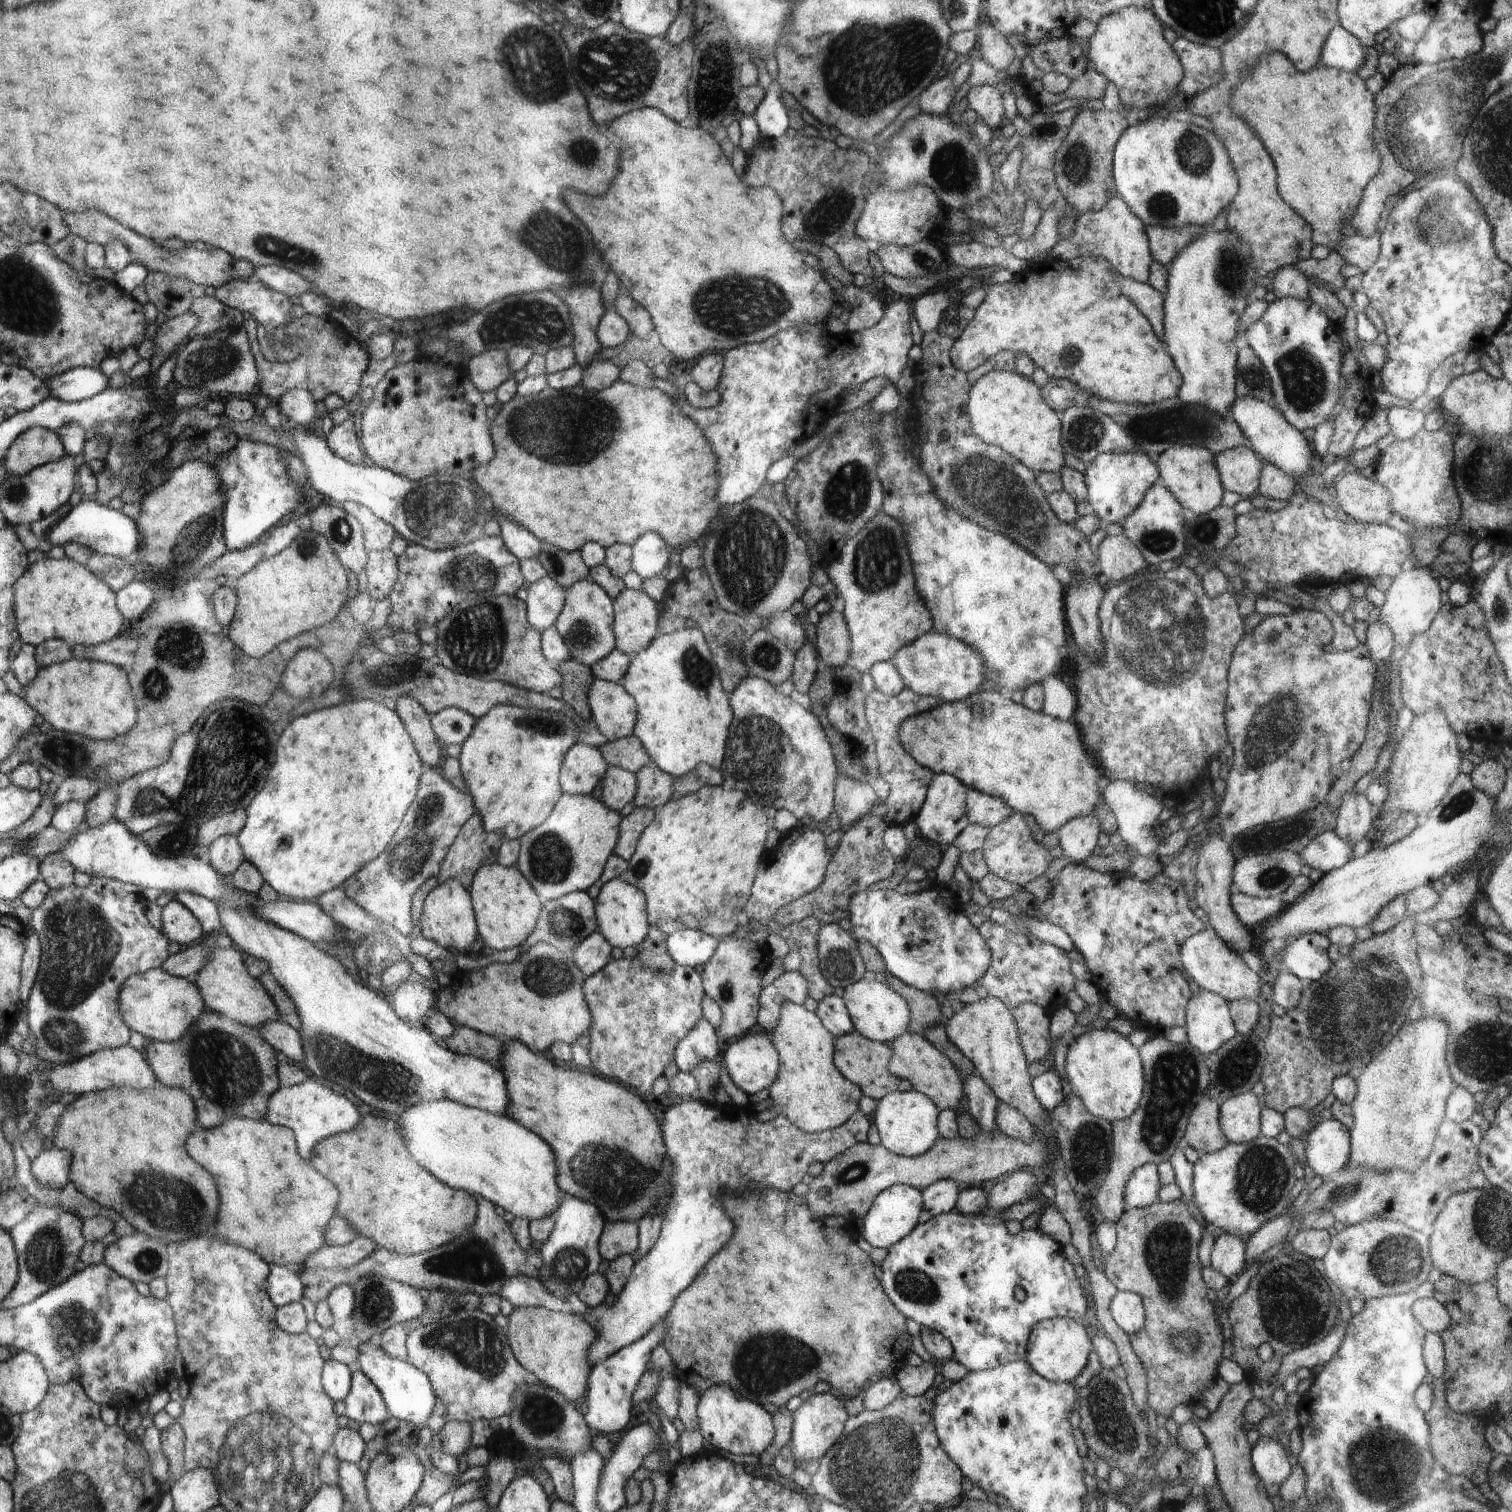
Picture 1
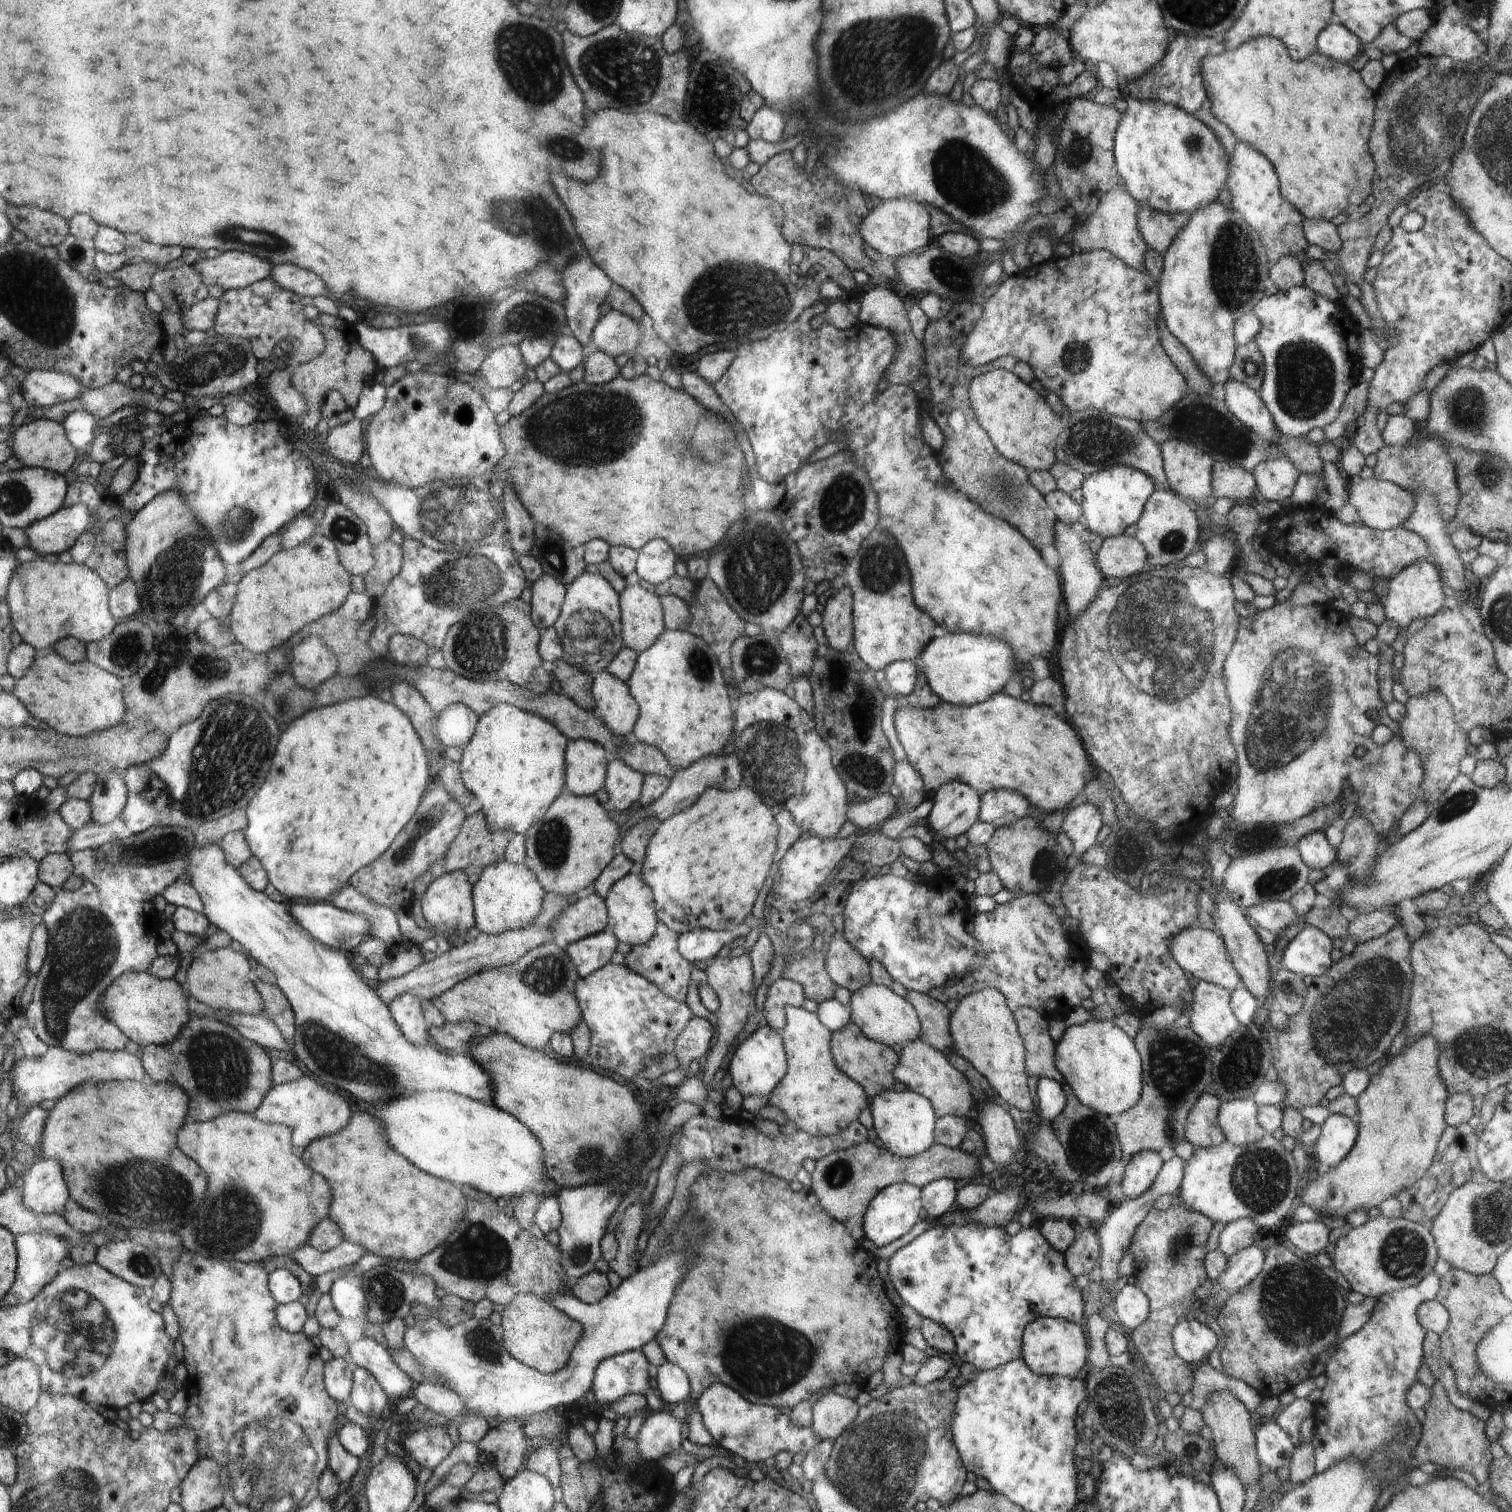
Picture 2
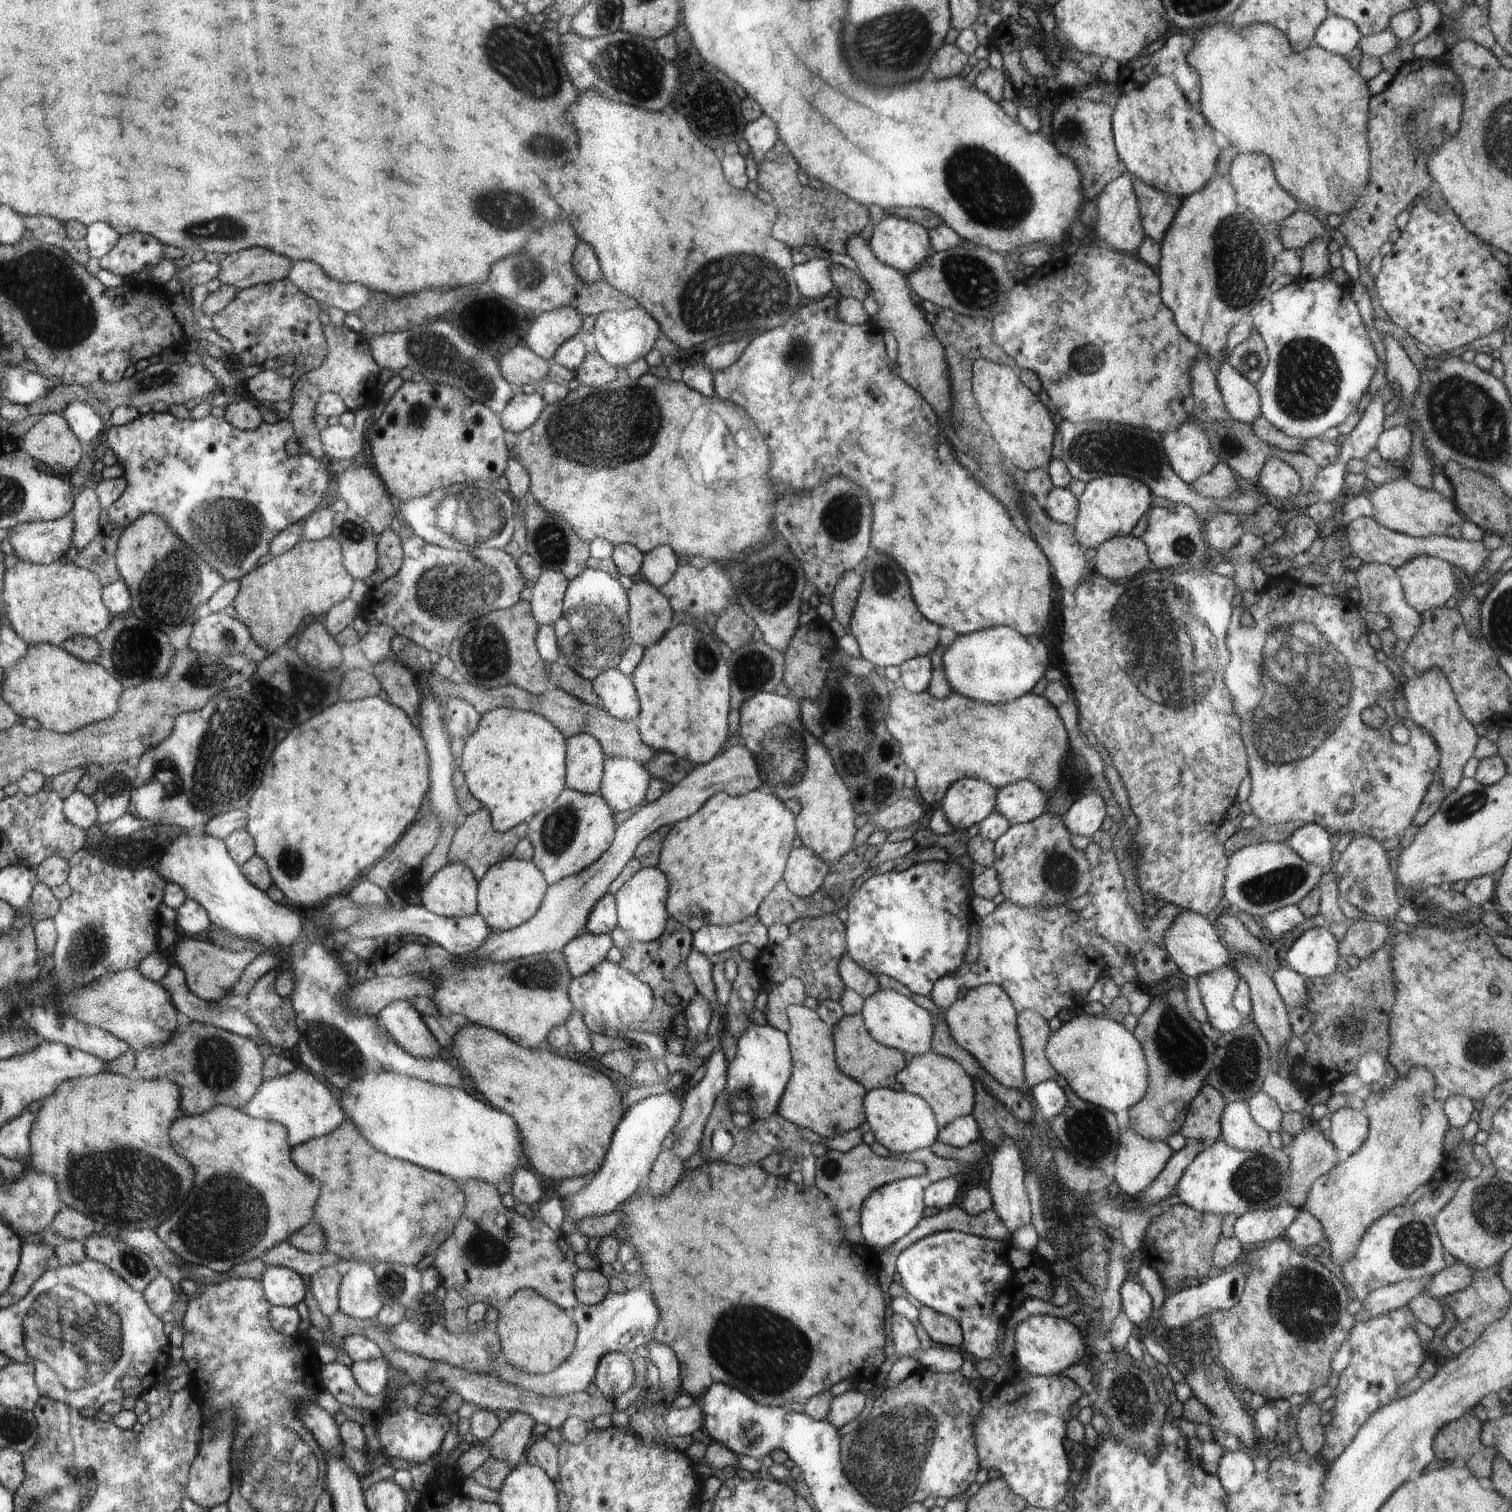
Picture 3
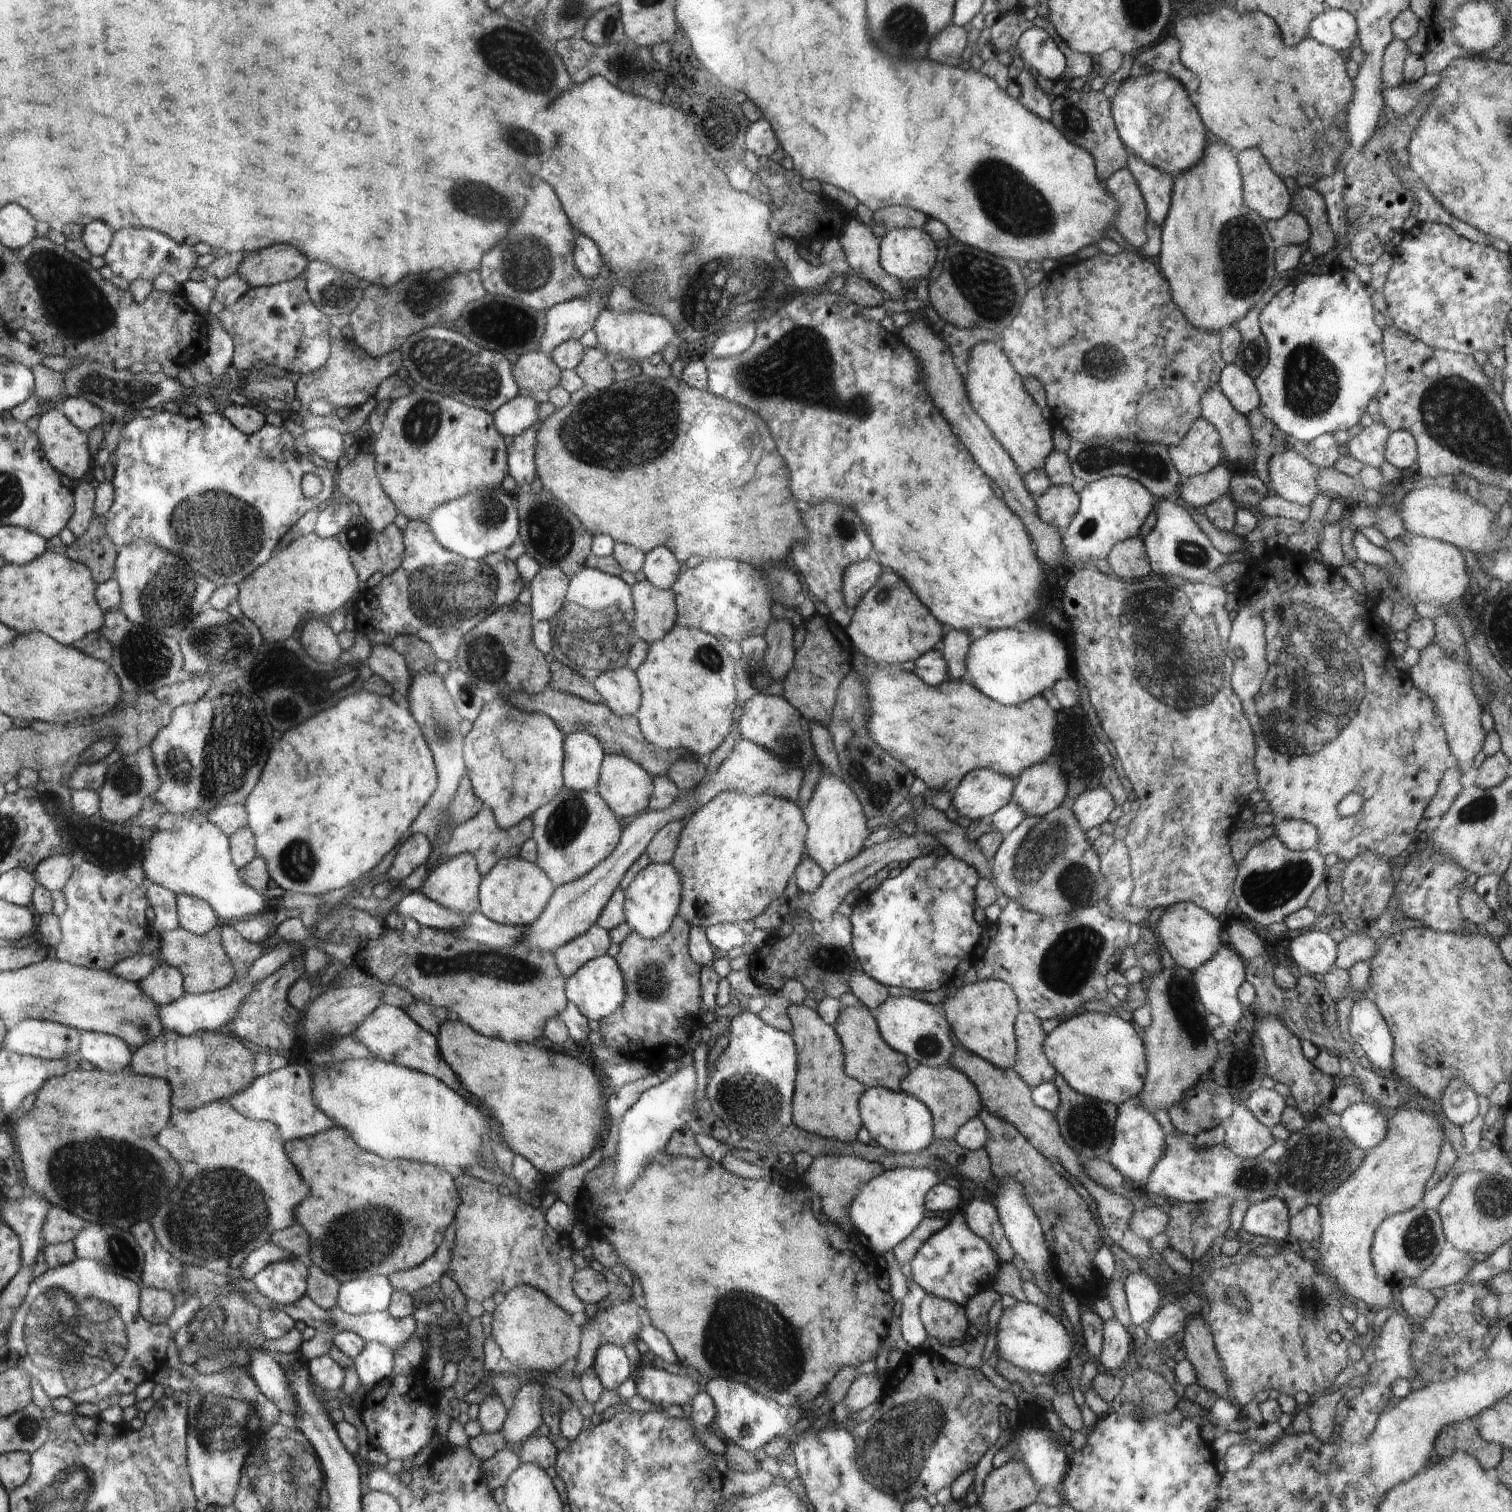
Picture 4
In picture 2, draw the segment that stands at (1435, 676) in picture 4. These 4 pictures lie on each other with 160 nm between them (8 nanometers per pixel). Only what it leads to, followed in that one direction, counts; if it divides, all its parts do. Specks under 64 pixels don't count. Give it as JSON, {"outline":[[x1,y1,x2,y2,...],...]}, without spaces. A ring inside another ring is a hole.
{"outline":[[1427,691,1403,700,1406,714,1398,729,1405,747,1415,751,1421,759,1424,777,1421,783,1422,797,1433,807,1450,784,1461,774,1459,765,1467,755,1471,744,1468,734,1455,722,1452,706,1439,691]]}

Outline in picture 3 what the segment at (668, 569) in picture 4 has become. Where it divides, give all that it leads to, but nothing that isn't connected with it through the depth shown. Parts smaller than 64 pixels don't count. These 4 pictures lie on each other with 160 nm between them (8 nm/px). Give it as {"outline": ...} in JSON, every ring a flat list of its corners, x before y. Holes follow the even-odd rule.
{"outline":[[660,546,660,548,656,548,656,552,648,552,643,556,644,561,640,577,658,588,666,582,670,582,674,572,681,564,681,561,674,556,674,552,668,546]]}

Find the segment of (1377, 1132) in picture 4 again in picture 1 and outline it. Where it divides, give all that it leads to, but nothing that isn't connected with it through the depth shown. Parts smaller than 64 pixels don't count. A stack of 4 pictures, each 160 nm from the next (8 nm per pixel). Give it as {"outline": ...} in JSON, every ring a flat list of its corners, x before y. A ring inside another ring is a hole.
{"outline":[[1334,1117,1320,1120,1310,1132,1305,1152,1307,1165,1316,1175,1328,1176,1348,1166,1351,1153,1349,1132,1349,1128]]}

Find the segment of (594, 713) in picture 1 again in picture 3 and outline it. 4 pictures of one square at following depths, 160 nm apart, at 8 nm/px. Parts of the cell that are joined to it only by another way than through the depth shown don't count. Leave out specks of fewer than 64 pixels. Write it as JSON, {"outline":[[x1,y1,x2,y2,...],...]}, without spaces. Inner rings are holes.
{"outline":[[619,669,602,672,591,682,602,700,601,707,620,721,636,721,639,716,638,690,626,673]]}

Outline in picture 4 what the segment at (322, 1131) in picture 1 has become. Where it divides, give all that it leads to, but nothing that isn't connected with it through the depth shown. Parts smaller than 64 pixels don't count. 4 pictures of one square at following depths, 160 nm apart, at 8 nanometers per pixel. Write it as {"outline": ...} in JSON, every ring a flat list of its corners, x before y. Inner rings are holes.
{"outline":[[288,1064,285,1068,260,1076,246,1091,232,1096,226,1103,241,1114,244,1112,246,1118,252,1116,256,1120,274,1122,284,1140,306,1138,332,1126,332,1120,316,1105,315,1081,310,1078,308,1070,298,1064]]}

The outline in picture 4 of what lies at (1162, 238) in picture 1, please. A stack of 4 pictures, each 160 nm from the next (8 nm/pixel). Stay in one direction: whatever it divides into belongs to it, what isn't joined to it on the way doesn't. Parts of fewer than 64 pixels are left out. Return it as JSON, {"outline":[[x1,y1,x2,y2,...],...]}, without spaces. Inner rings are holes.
{"outline":[[1131,153,1127,167,1134,175,1147,204,1149,219,1162,228,1171,205,1173,178,1167,172,1146,164,1138,155]]}

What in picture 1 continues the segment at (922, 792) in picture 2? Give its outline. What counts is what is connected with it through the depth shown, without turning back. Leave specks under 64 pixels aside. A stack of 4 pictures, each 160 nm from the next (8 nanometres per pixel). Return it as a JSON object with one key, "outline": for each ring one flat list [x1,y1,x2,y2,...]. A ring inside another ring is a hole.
{"outline":[[908,687,896,696,885,695,876,688,867,695,867,721,875,737,879,776,888,782,890,787,890,793,884,801,887,808,887,817,884,821,888,827,903,828,907,823,918,818,935,773,917,762,911,753,902,748,902,740,899,736,901,724,914,715,920,715,940,706,941,702,936,697,921,697,919,693,911,691]]}

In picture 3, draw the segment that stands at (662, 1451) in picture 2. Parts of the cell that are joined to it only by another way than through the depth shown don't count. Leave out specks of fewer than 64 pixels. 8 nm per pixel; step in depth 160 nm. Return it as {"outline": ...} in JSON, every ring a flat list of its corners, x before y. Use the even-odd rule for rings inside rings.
{"outline":[[695,1401,692,1406,682,1410,668,1405,666,1425,668,1426,668,1434,675,1436,688,1434,696,1437,702,1432,703,1427,703,1414,699,1401]]}

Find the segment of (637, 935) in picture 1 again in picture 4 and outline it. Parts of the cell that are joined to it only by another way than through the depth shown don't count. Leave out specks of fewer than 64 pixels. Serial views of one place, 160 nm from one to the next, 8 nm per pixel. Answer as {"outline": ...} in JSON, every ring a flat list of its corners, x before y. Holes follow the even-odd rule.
{"outline":[[648,863,634,876,626,892,626,919,632,931,647,939,666,934,682,906,683,879,672,863]]}

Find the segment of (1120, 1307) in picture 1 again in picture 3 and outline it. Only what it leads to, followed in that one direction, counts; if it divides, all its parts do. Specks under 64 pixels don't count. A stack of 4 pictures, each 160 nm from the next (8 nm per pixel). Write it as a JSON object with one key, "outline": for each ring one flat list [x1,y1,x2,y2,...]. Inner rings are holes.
{"outline":[[1126,1280,1120,1288,1121,1306,1125,1316,1138,1325,1150,1318,1153,1300,1142,1284]]}

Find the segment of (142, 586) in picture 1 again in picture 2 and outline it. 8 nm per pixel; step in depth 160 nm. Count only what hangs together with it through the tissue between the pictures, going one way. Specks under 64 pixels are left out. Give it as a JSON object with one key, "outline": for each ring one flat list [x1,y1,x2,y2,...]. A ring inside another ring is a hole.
{"outline":[[130,578,110,587,110,610,115,620,123,621,137,616,141,607,138,586]]}

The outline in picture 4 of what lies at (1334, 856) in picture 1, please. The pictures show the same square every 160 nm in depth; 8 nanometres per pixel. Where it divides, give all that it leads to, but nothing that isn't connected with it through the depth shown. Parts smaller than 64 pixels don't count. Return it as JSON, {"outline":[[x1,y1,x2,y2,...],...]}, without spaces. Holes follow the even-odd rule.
{"outline":[[1281,820,1275,823,1275,836,1292,851,1306,852,1318,846,1320,836,1316,826,1302,820]]}

